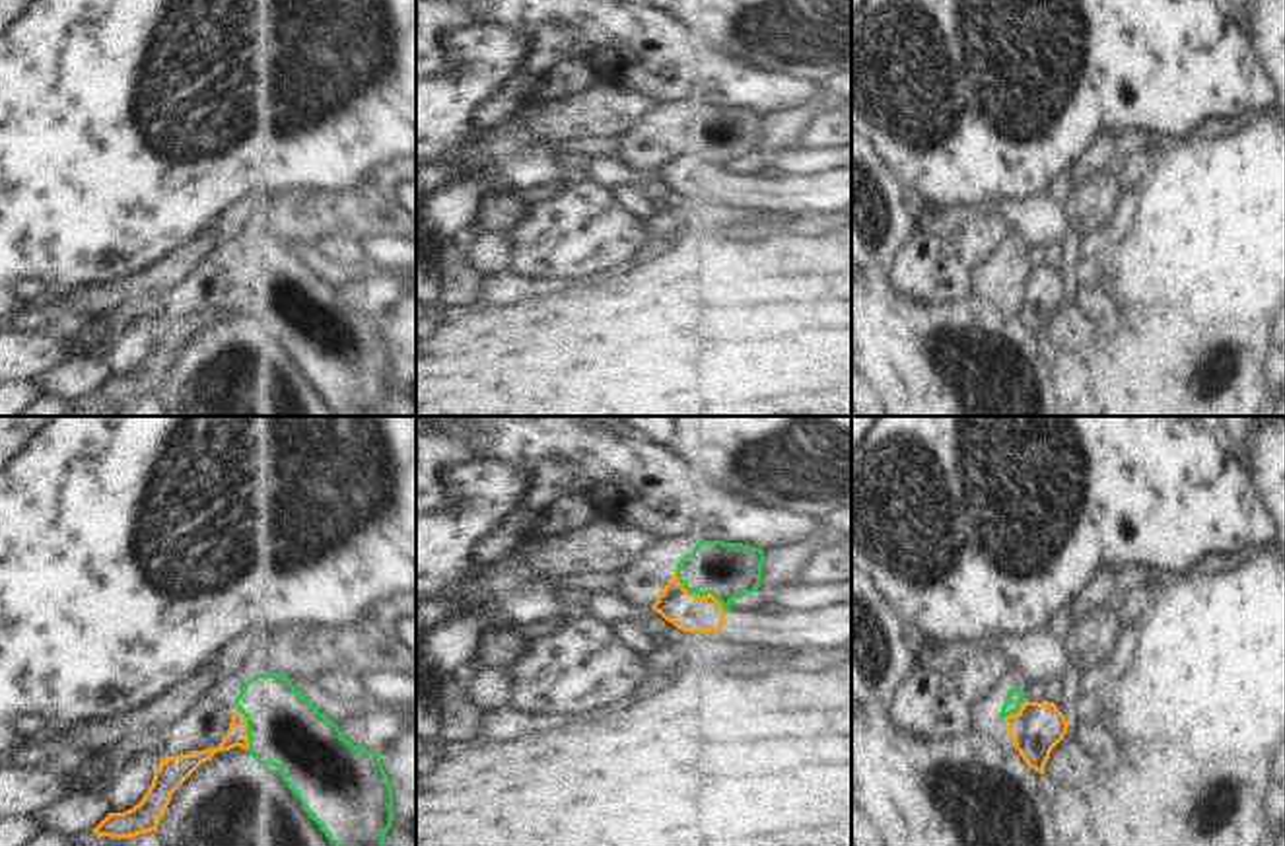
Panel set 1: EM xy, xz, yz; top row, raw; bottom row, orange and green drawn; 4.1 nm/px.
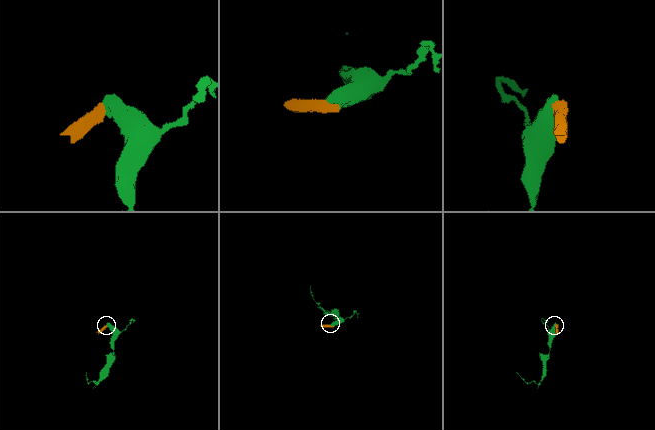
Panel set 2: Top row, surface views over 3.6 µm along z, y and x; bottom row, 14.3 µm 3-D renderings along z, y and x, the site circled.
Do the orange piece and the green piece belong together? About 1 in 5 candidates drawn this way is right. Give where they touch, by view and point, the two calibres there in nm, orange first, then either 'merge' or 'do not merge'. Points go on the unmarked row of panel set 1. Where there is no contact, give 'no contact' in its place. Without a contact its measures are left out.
xz (698, 160) | 160/240 nm | do not merge

